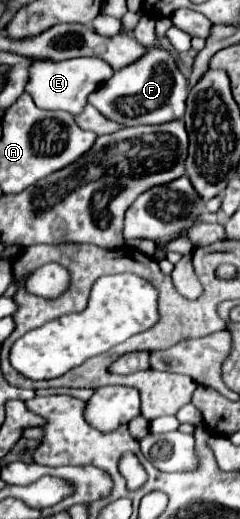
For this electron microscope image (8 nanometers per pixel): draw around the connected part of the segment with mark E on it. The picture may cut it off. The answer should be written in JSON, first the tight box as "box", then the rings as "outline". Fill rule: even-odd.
{"box":[26,58,112,114],"outline":[[[72,58],[62,62],[34,62],[28,68],[26,92],[34,98],[34,104],[42,110],[64,110],[70,114],[80,112],[86,106],[86,96],[94,92],[108,76],[112,76],[110,64],[100,58]]]}

